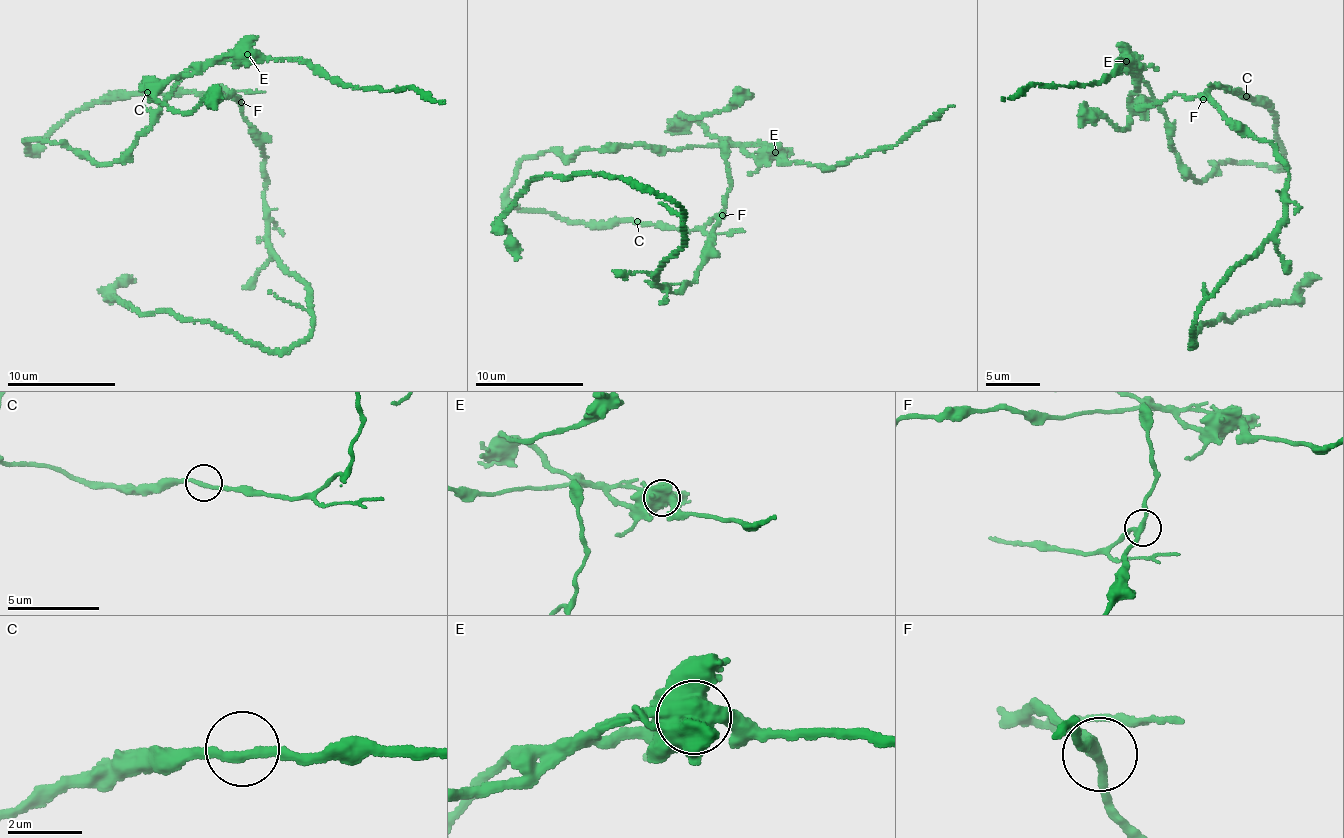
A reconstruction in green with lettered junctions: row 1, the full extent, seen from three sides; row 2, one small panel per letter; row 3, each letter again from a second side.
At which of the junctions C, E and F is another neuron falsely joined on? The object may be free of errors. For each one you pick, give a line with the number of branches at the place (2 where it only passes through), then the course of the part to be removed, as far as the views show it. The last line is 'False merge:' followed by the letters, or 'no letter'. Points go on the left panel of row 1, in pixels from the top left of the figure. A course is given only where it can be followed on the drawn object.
E: Branches: 4. Course of the part to remove: (248, 53), (180, 73), (156, 97), (178, 112), (195, 111), (203, 101), (214, 100), (219, 87)
False merge: E

